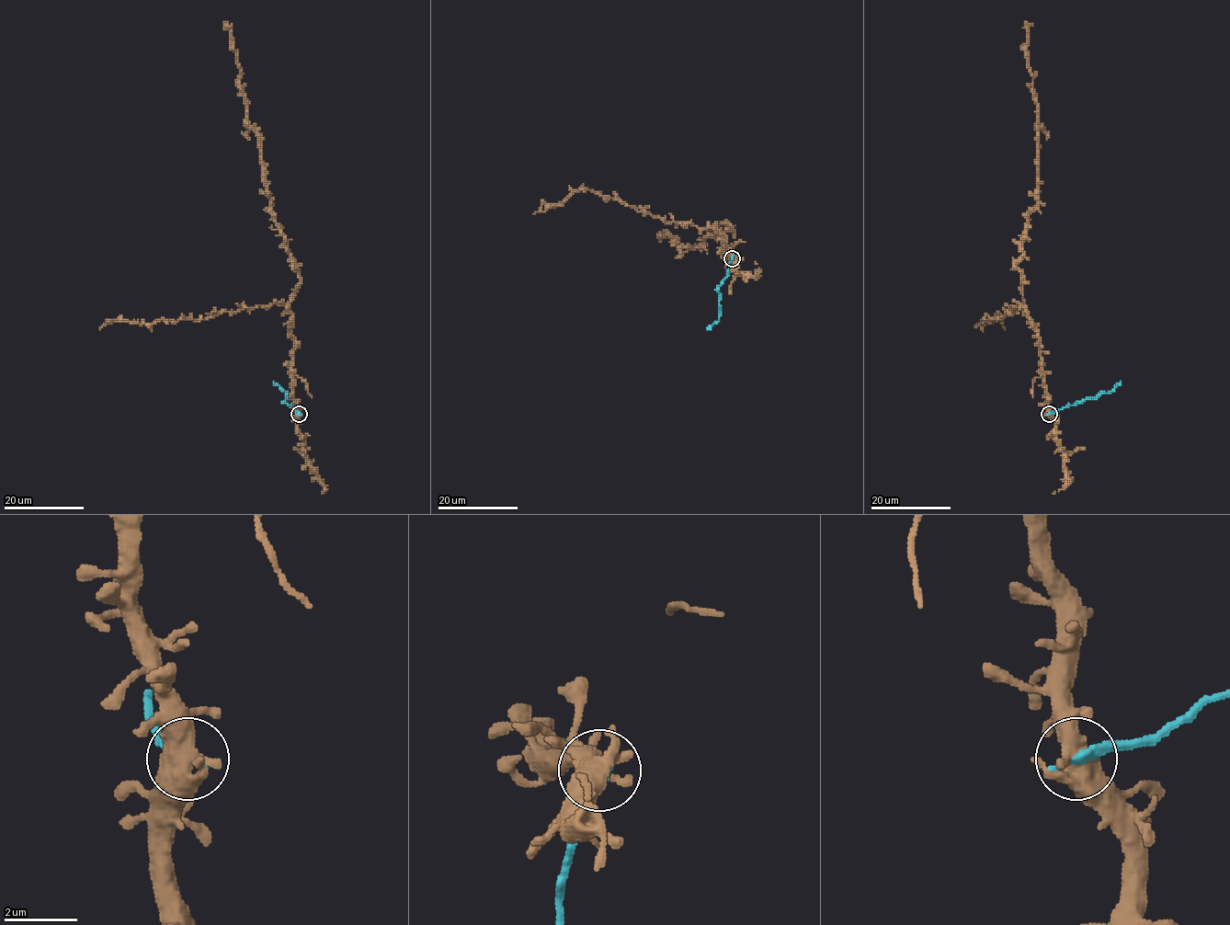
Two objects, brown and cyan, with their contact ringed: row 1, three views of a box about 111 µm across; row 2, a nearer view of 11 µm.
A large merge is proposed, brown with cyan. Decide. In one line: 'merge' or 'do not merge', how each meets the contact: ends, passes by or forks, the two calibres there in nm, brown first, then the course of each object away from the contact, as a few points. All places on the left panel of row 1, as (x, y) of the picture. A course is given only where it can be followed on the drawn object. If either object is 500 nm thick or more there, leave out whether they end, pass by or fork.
do not merge | 550/320 nm | brown via (299, 414), (293, 396), (289, 309), (299, 270), (270, 205), (261, 138), (248, 120), (237, 51), (225, 25) | cyan via (299, 414), (285, 402), (286, 393), (273, 381)

